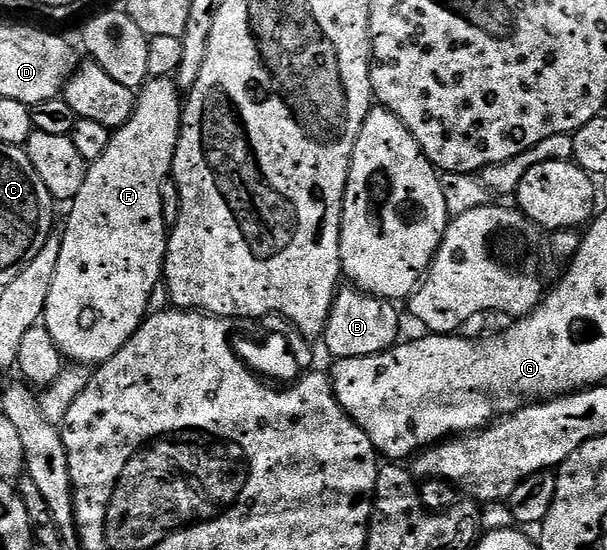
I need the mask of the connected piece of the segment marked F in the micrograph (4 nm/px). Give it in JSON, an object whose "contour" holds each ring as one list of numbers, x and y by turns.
{"contour":[[158,77,149,80,147,84,139,90,136,106,128,116,128,122,121,125,109,136,106,151,97,161,91,162,87,166,84,182,78,191,78,195,70,202,72,210,68,213,68,226,62,229,61,254,58,256,57,269,54,271,53,283,49,289,49,297,46,299,45,309,42,316,42,323,50,331,54,343,60,349,69,362,79,363,84,367,99,367,105,361,111,359,140,329,140,322,144,320,149,312,148,300,152,297,152,288,159,286,164,272,164,256,168,250,169,226,164,220,164,204,160,194,160,185,171,174,172,160,176,154,176,144,180,137,180,119,182,116,182,93,176,90,175,80,172,77]]}

